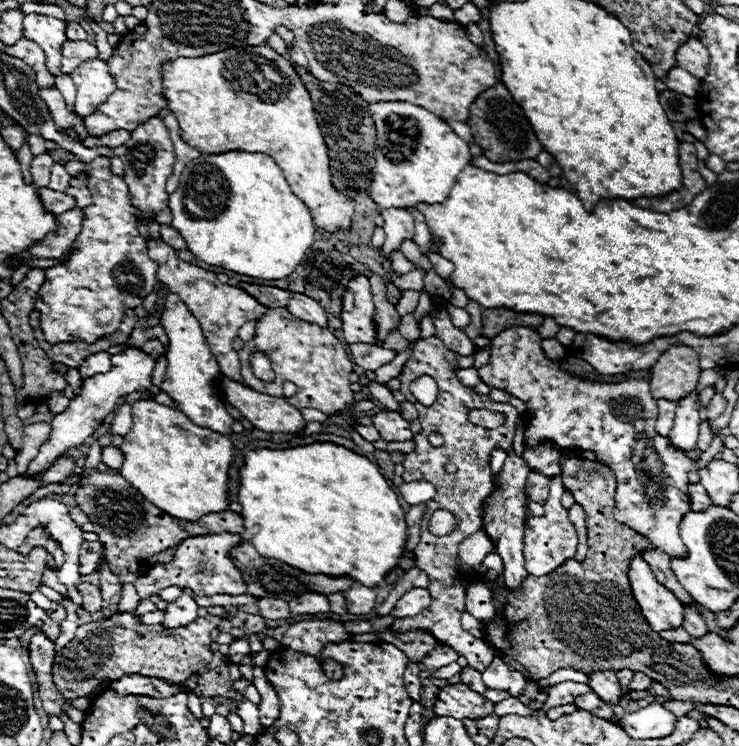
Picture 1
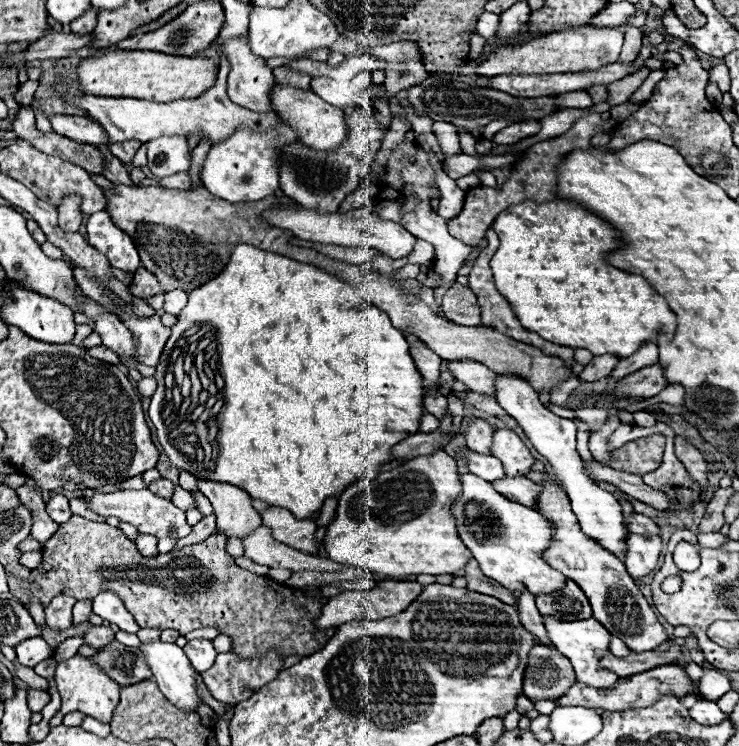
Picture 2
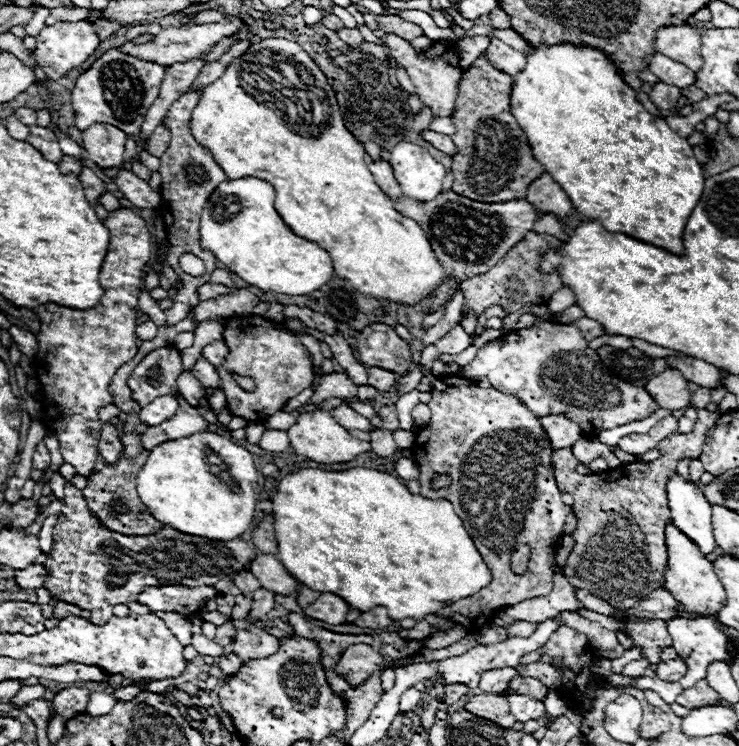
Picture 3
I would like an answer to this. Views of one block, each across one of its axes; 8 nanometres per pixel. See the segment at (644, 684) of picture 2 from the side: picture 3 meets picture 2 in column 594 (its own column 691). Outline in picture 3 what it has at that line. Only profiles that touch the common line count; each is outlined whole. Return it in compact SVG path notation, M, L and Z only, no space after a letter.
M700 680L700 684L688 688L688 692L682 692L676 698L676 702L684 708L700 708L700 706L712 704L716 700L720 700L720 694L706 680Z

